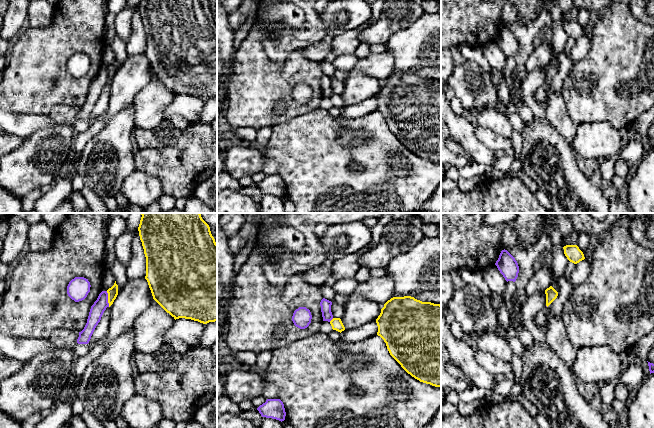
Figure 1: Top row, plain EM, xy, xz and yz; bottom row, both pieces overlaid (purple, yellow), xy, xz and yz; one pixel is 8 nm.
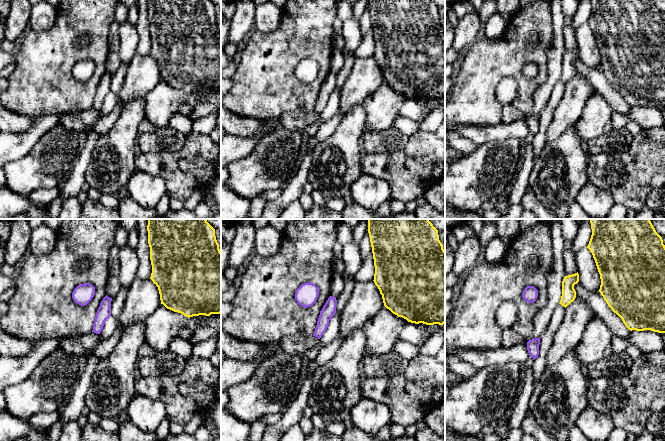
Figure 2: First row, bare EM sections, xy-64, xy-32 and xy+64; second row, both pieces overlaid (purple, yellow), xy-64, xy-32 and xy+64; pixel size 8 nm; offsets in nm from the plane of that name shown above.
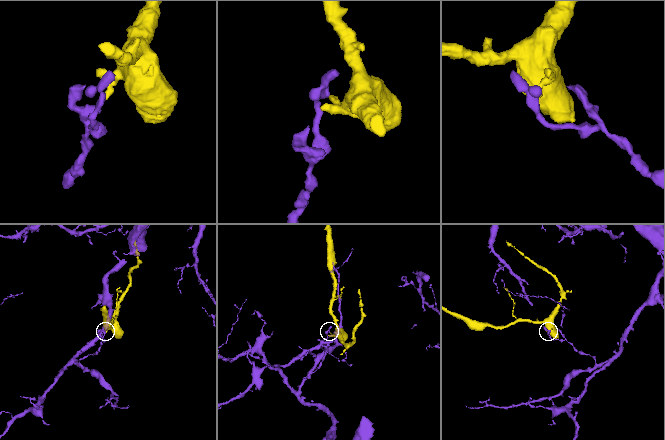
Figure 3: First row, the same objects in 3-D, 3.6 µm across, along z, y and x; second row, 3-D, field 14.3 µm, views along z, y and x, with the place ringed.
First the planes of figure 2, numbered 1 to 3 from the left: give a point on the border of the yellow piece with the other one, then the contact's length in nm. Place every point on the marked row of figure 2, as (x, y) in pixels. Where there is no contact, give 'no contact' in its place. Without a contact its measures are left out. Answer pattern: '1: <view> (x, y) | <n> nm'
1: no contact
2: no contact
3: no contact

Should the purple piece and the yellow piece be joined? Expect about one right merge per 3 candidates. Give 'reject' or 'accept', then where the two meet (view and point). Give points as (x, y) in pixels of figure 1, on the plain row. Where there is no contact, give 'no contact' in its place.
reject; contact xy (107, 75)

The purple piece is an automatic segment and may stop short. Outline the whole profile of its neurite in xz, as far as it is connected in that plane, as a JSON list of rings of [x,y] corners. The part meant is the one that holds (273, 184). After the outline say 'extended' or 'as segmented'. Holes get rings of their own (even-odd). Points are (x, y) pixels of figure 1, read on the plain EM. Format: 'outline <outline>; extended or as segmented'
outline [[[267,175],[257,186],[262,193],[276,195],[281,198],[285,196],[286,188],[280,175]]]; as segmented

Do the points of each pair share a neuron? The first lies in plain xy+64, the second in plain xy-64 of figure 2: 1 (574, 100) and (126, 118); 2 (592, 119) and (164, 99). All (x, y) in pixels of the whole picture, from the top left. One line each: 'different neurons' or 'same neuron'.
1: different neurons
2: same neuron

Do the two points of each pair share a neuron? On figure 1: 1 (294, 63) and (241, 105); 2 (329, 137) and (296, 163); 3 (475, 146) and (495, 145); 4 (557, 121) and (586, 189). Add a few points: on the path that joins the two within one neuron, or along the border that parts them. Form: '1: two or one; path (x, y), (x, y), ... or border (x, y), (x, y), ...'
1: one; path (282, 76), (275, 82), (264, 83), (254, 93)
2: one; path (321, 145), (314, 152), (307, 152), (304, 155)
3: two; border (474, 127), (476, 137), (493, 151)
4: two; border (549, 122), (571, 145)

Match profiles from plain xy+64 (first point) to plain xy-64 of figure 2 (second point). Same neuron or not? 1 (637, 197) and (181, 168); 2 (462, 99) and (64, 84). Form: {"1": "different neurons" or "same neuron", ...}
{"1": "same neuron", "2": "same neuron"}

